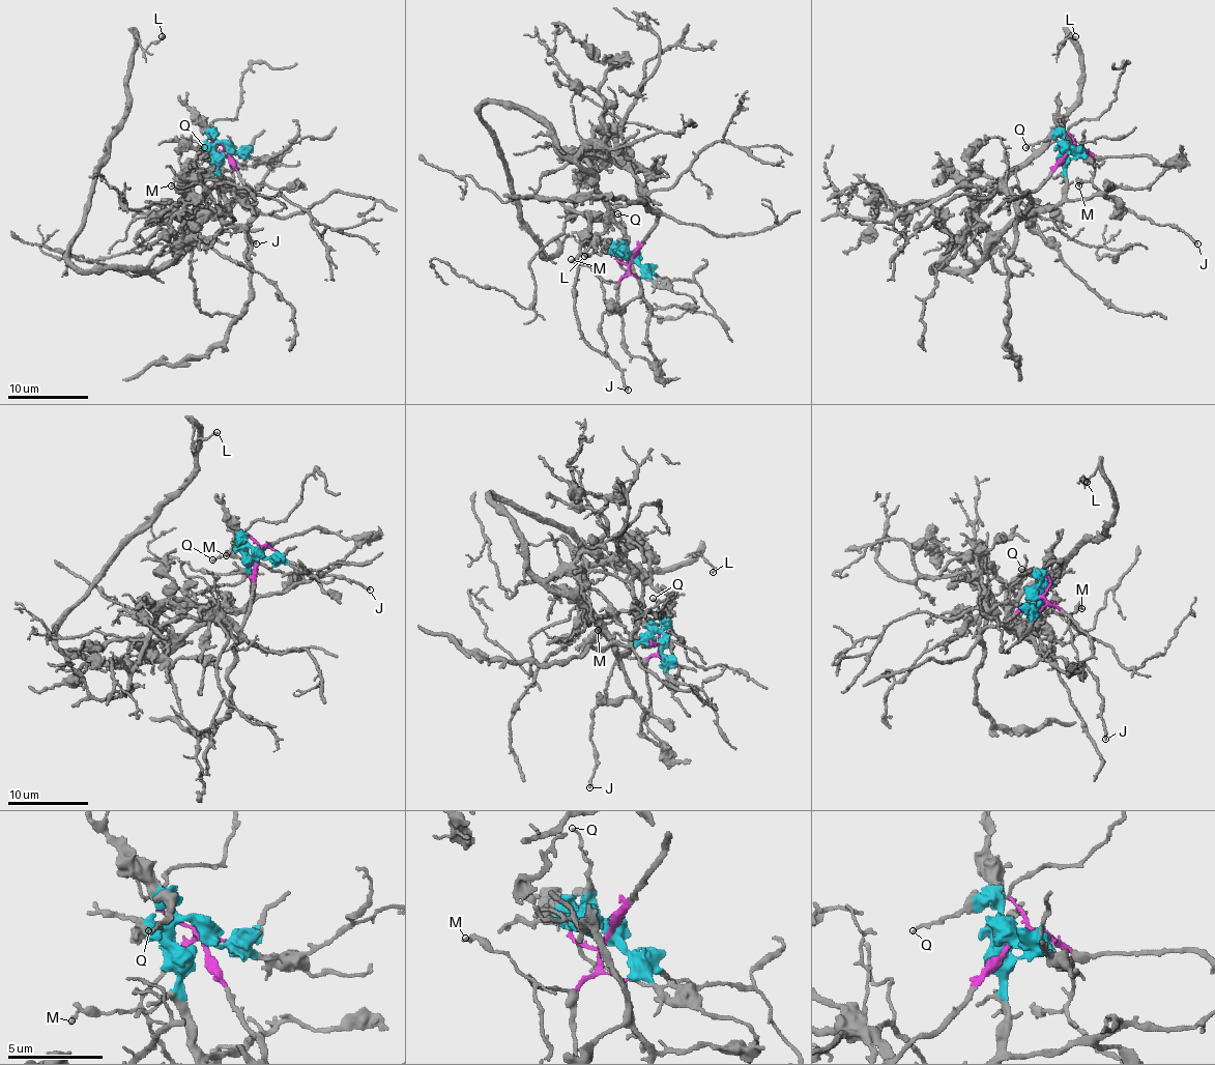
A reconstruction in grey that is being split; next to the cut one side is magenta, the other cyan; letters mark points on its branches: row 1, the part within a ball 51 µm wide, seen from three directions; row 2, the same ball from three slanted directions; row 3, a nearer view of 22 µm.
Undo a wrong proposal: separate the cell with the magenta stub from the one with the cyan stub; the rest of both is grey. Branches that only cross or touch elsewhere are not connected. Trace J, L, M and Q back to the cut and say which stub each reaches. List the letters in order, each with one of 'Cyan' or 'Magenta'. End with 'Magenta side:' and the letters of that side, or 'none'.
J: Magenta
L: Cyan
M: Magenta
Q: Cyan
Magenta side: J, M

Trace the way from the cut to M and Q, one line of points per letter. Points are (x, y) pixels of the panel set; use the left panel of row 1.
M: (227, 149), (197, 181), (175, 181), (171, 185)
Q: (227, 149), (213, 137), (204, 147)

